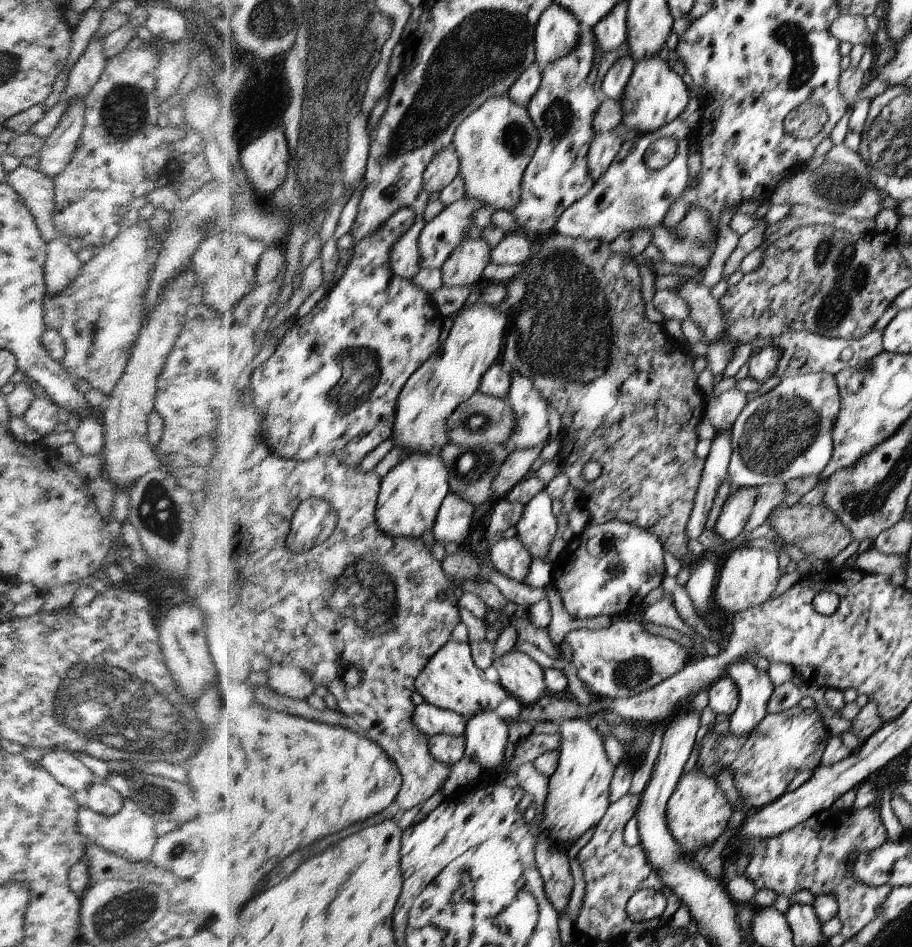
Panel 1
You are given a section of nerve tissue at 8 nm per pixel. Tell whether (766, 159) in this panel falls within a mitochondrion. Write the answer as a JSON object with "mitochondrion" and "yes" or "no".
{"mitochondrion":"no"}

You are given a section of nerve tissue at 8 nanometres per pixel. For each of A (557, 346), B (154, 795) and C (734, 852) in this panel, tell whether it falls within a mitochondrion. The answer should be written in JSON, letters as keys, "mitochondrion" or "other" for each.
{"A":"mitochondrion","B":"mitochondrion","C":"other"}

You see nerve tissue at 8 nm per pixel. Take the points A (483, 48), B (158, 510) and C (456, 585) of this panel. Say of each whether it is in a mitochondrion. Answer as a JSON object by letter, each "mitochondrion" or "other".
{"A":"mitochondrion","B":"mitochondrion","C":"other"}

